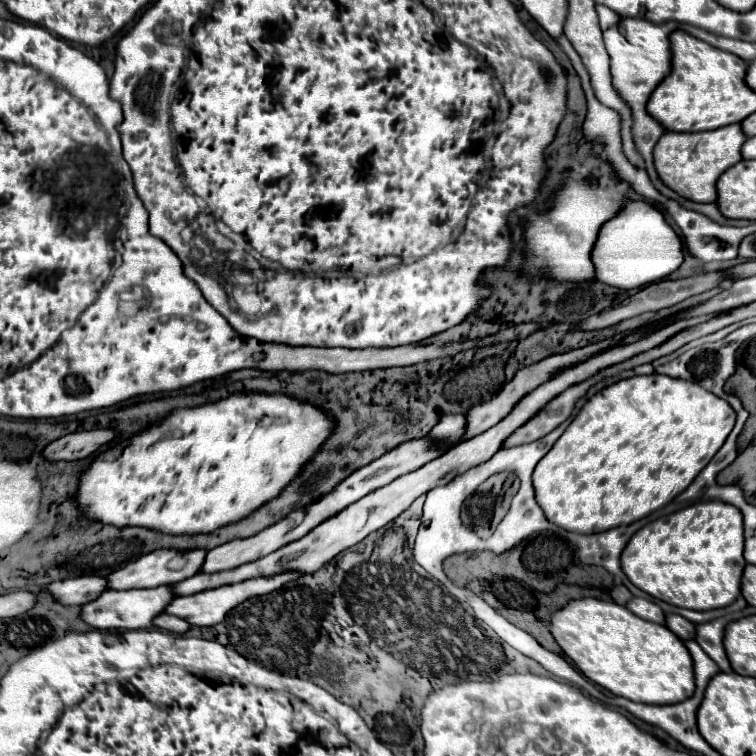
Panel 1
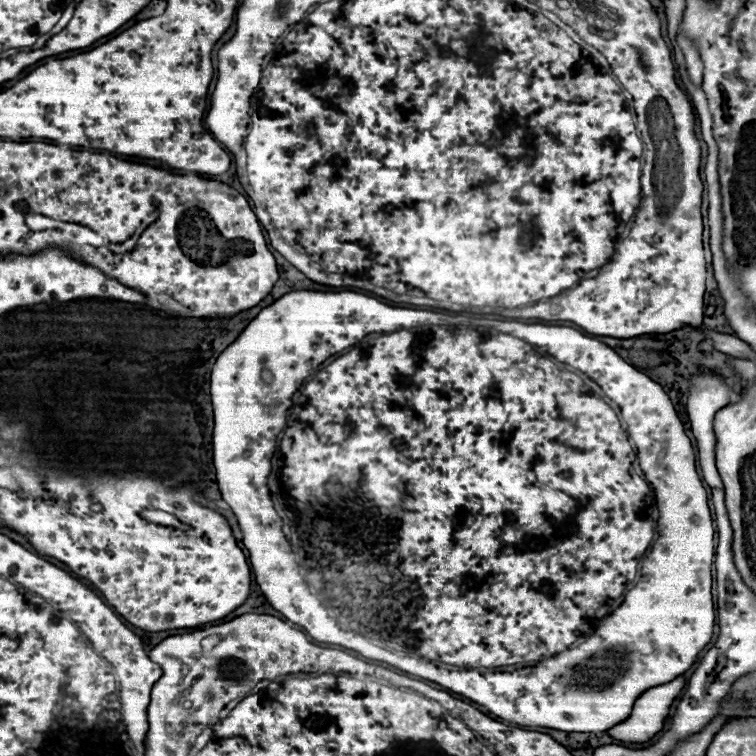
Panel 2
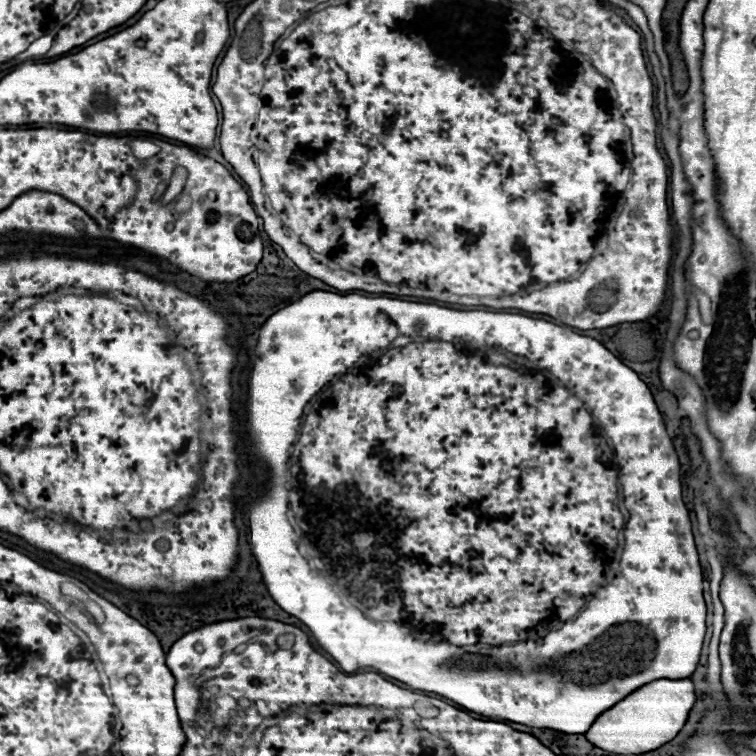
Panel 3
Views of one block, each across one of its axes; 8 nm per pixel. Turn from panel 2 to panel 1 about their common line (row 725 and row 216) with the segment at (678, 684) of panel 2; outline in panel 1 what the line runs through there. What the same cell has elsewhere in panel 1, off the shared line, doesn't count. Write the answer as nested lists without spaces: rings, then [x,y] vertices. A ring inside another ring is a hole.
[[[646,200],[630,202],[616,218],[608,220],[598,234],[592,250],[592,262],[596,266],[596,278],[616,288],[642,288],[656,280],[668,278],[684,262],[682,240],[664,220],[662,212]]]

